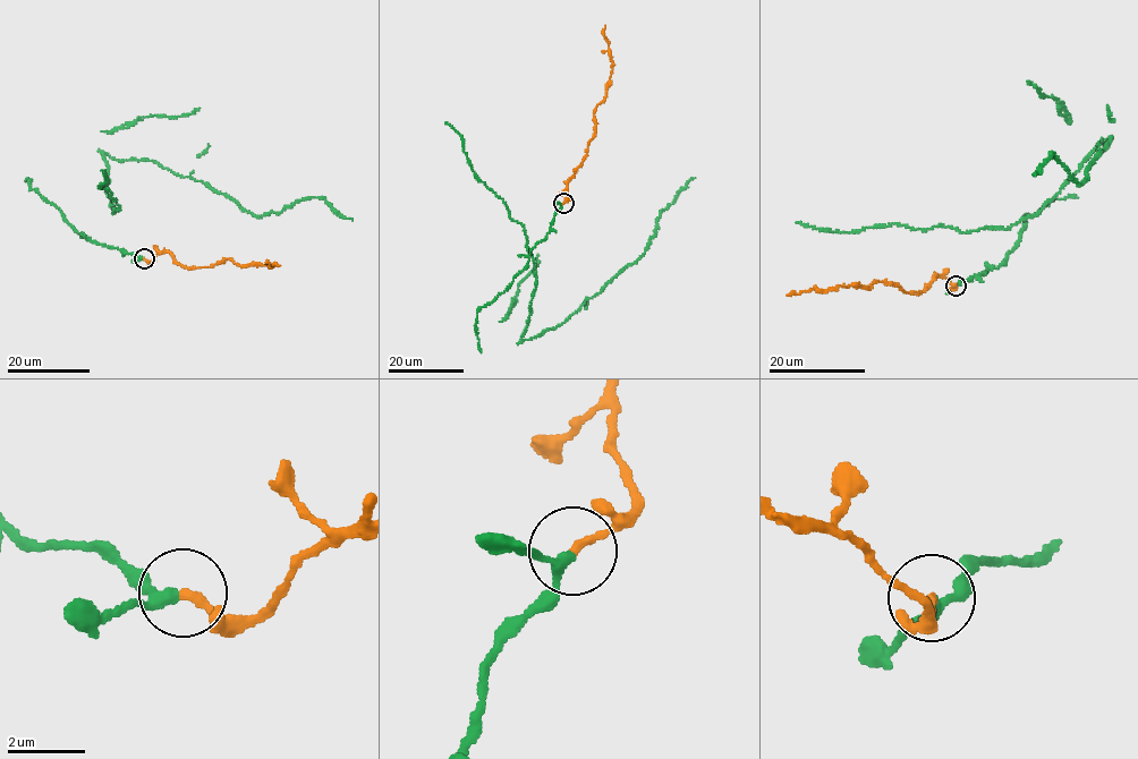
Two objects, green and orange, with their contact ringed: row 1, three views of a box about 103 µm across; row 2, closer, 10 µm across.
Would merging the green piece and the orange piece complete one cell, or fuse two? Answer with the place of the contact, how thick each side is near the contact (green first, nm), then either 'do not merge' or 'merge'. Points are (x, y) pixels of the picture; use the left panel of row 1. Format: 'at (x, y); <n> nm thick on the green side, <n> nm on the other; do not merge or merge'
at (144, 258); 220 nm thick on the green side, 200 nm on the other; merge

